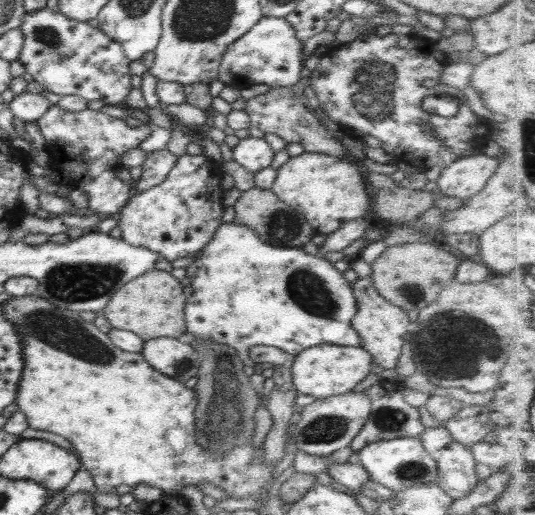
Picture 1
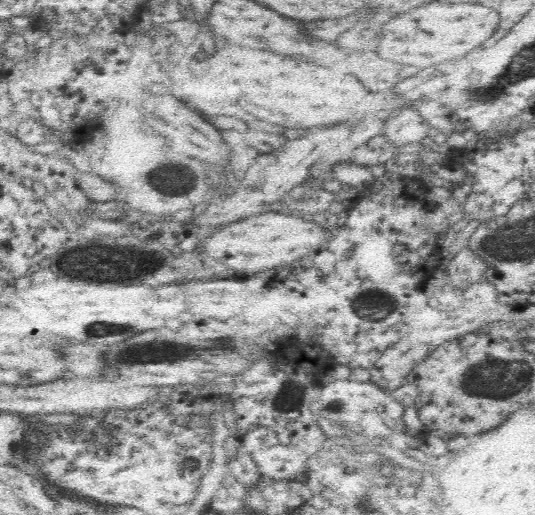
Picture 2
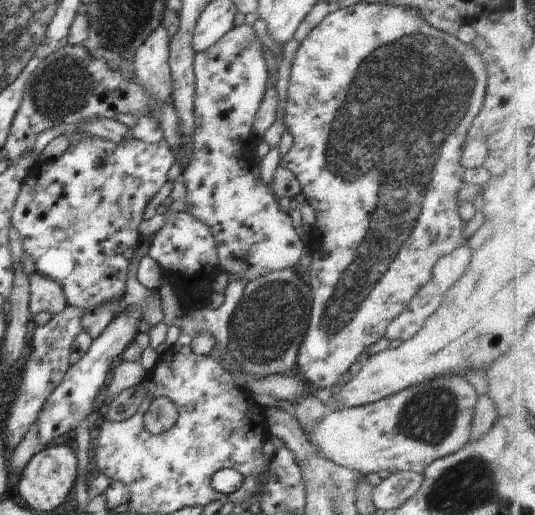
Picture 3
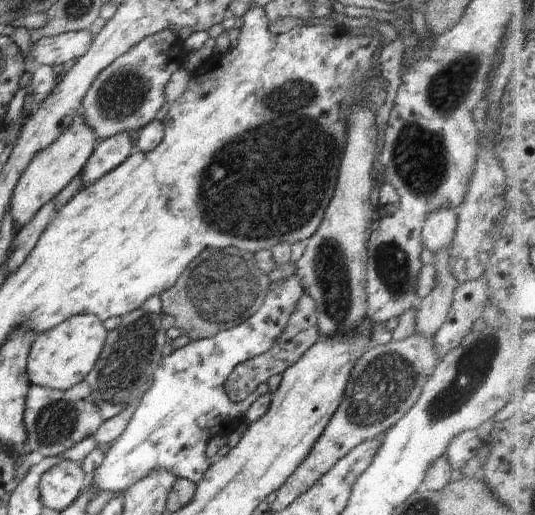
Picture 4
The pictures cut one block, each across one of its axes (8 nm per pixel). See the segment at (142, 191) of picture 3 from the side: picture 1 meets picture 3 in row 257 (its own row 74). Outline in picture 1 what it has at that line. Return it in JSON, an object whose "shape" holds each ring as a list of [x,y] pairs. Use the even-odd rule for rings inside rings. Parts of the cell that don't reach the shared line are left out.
{"shape":[[[42,8],[27,12],[19,26],[24,36],[24,42],[18,61],[22,62],[26,72],[34,78],[42,88],[59,94],[59,96],[76,95],[87,101],[102,100],[106,105],[124,105],[130,90],[132,90],[131,60],[124,54],[122,45],[110,38],[98,27],[92,27],[87,22],[78,22],[68,18],[58,11]]]}

